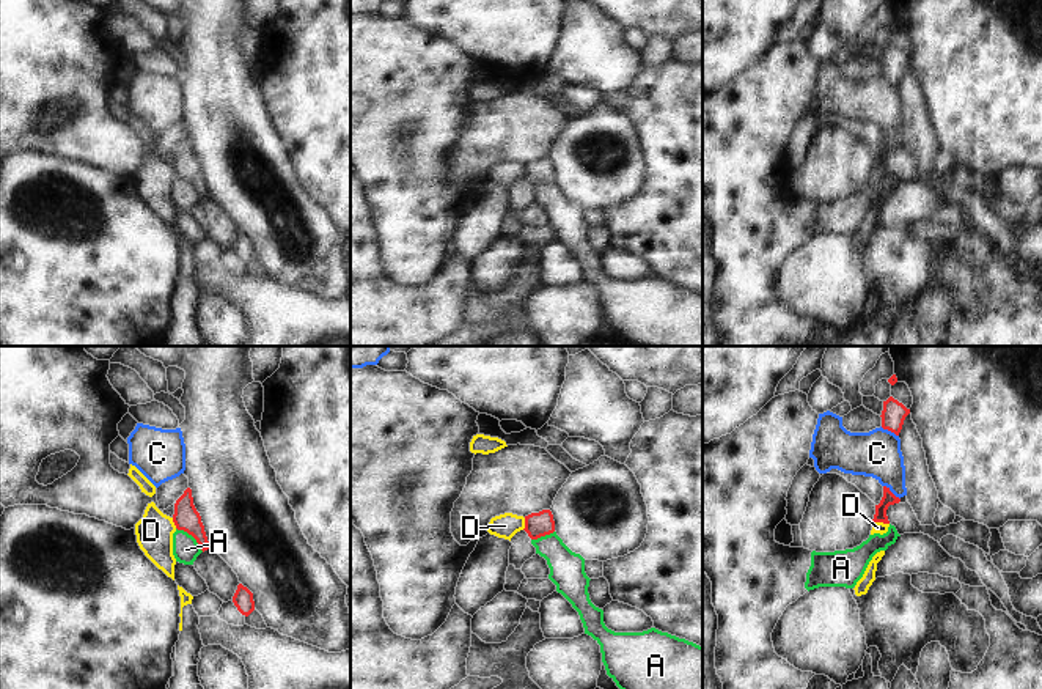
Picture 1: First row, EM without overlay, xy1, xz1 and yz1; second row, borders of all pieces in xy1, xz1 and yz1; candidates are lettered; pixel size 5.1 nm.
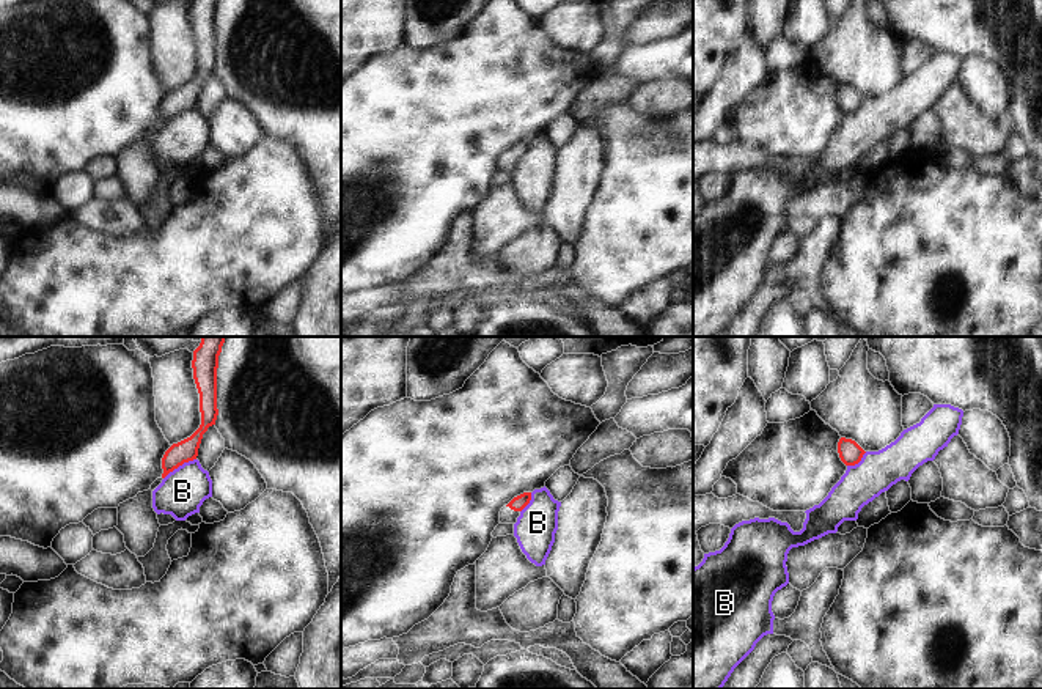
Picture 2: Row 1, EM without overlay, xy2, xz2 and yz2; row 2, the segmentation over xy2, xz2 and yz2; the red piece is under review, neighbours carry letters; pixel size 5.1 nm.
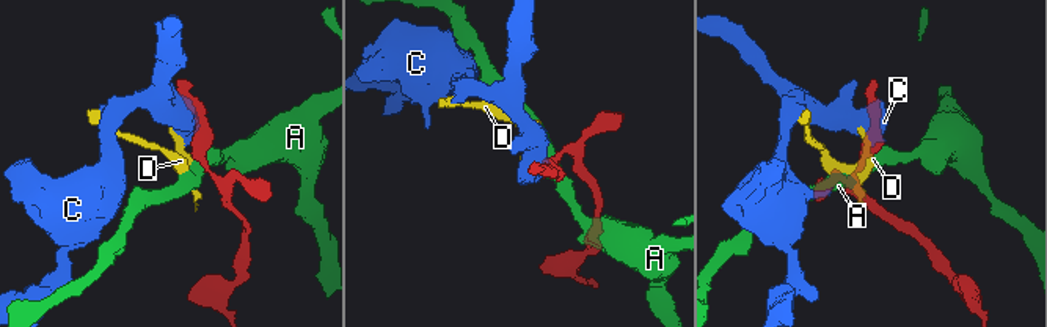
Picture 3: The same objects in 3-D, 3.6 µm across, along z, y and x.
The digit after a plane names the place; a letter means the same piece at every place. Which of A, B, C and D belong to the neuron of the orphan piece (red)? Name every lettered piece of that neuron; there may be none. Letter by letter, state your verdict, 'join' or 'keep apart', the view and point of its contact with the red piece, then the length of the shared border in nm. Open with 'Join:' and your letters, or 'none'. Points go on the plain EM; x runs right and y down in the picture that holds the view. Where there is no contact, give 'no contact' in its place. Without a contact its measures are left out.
Join: none
A: keep apart; meets red in xy1 at (192, 183); contact 190 nm long
B: keep apart; meets red in xy2 at (179, 112); contact 200 nm long
C: keep apart; meets red in yz1 at (890, 139); contact 120 nm long
D: keep apart; meets red in yz1 at (880, 169); contact 90 nm long

